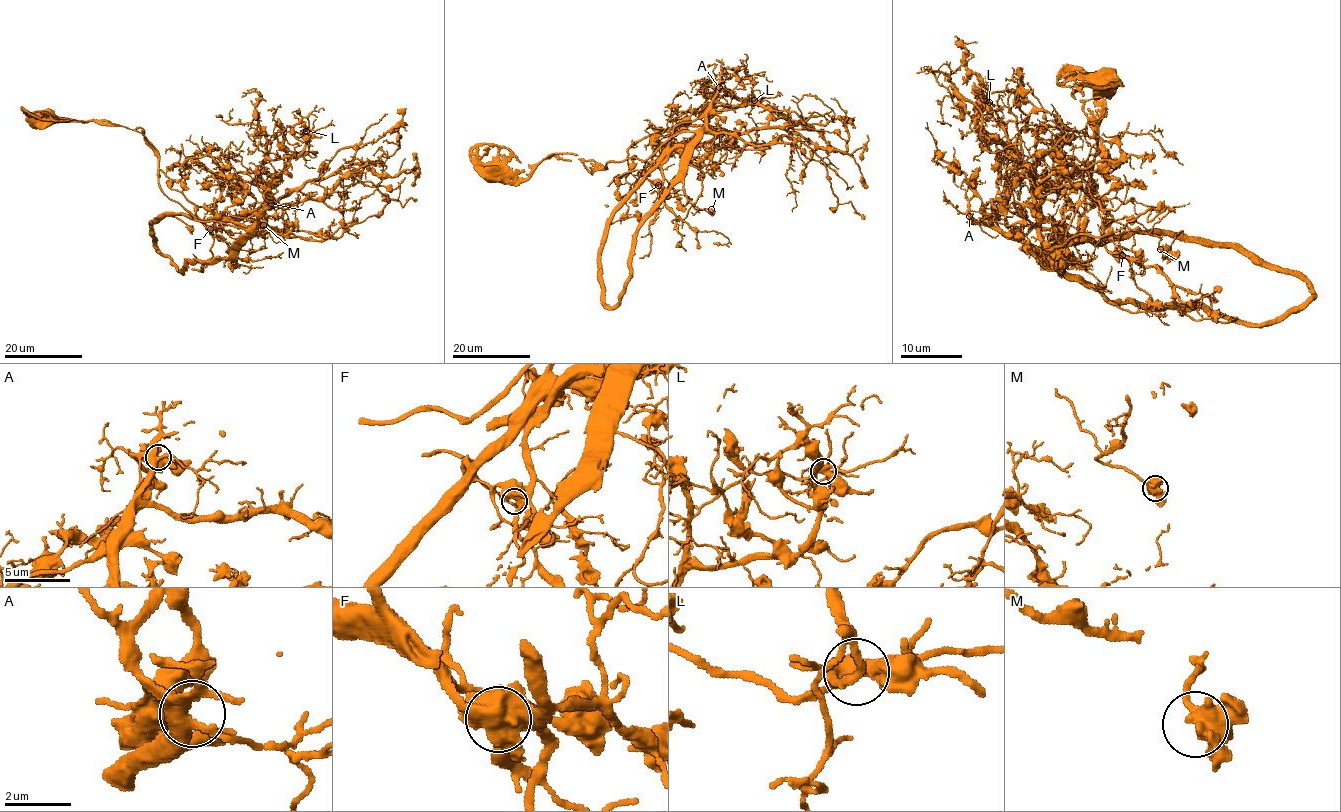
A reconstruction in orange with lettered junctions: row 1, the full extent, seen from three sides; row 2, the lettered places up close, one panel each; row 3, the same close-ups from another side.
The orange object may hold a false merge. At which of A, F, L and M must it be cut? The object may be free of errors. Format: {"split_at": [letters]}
{"split_at": ["L"]}

